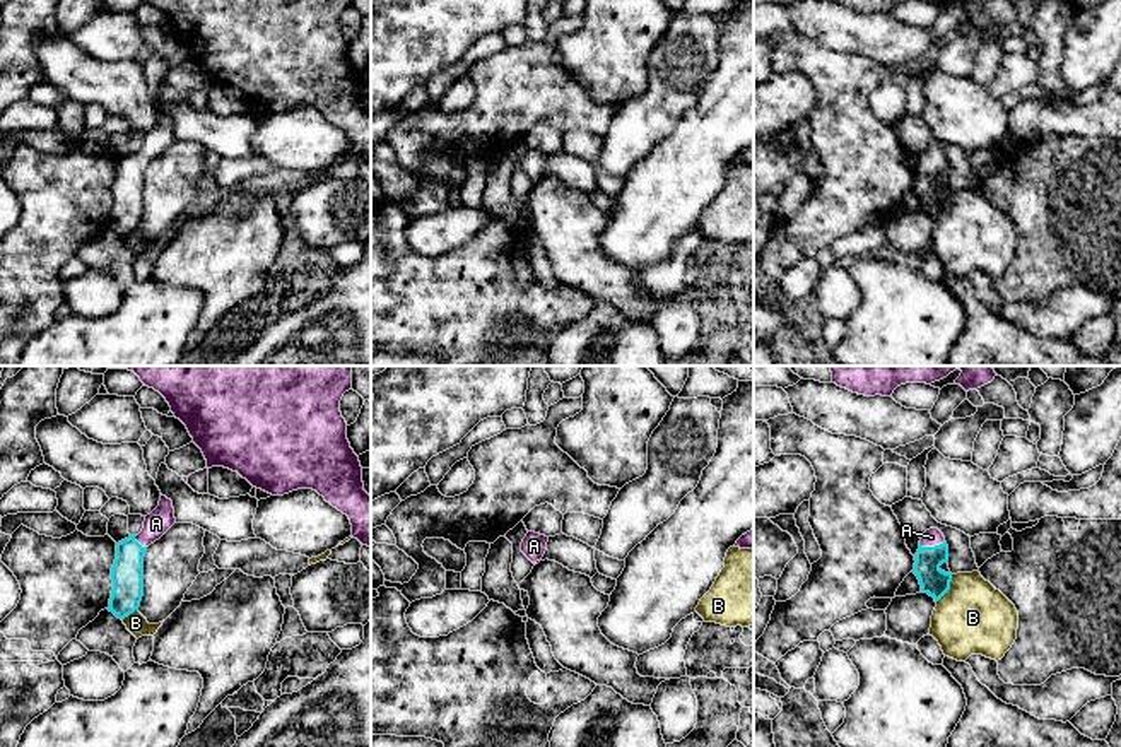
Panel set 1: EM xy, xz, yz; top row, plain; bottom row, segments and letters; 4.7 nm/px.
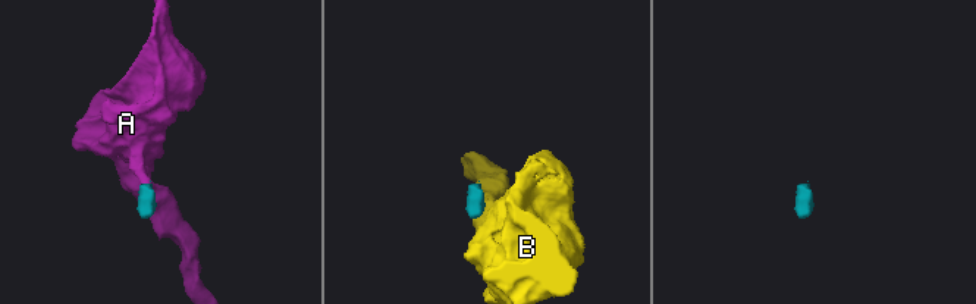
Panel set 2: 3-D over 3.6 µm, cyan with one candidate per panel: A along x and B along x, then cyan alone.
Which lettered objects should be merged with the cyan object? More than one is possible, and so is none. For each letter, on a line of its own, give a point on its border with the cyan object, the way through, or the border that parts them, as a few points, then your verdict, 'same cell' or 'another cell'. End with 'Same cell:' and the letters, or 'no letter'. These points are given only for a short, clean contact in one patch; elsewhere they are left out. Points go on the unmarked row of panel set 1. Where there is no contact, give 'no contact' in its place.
A: contact yz (932, 164); way yz (933, 199), (932, 164), (932, 154); same cell
B: contact yz (949, 205); border yz (952, 192), (949, 207), (937, 219); another cell
Same cell: A

